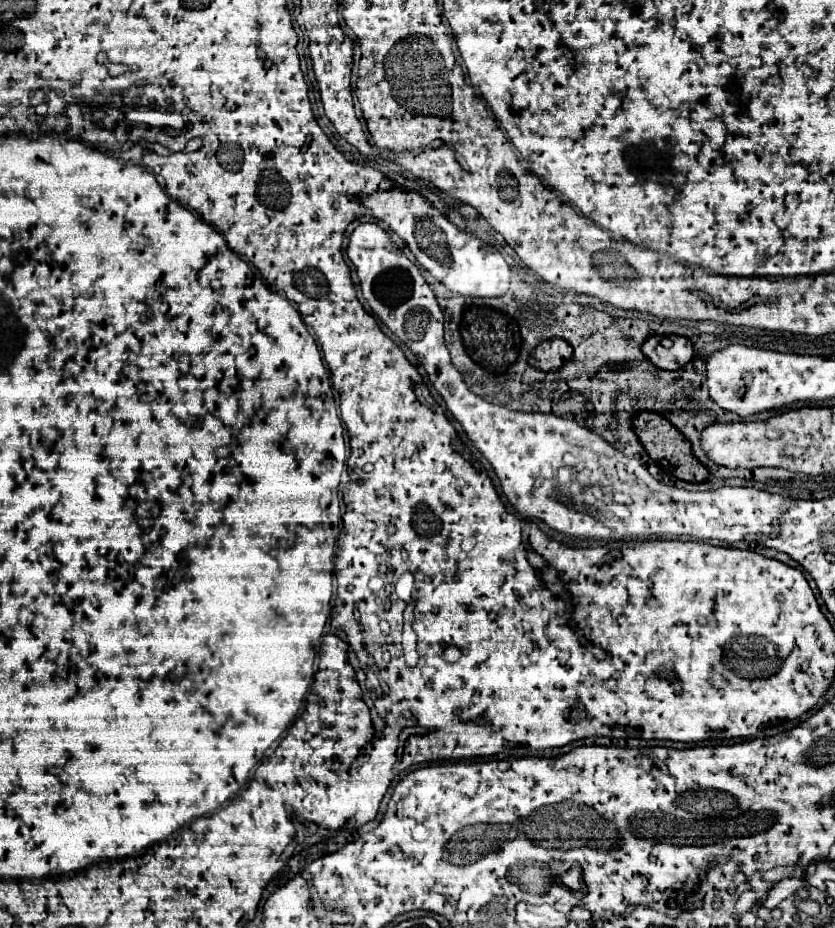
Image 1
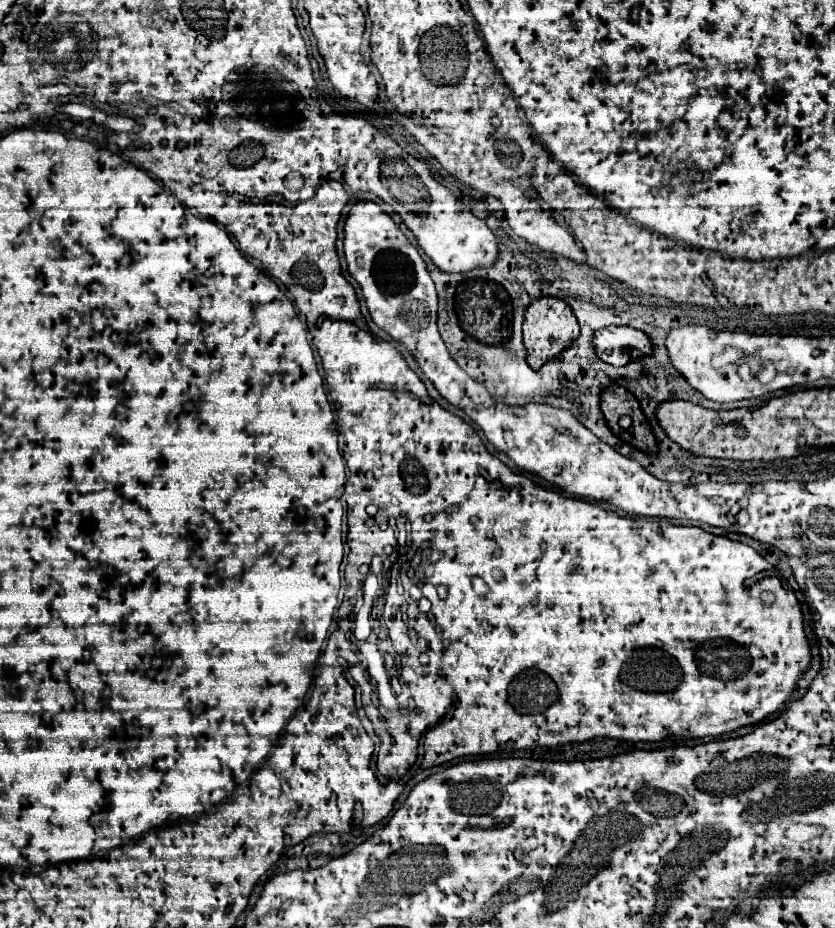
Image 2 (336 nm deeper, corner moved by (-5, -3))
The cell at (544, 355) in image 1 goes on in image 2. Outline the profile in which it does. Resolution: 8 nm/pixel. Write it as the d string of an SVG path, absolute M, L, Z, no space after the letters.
M543 295L527 307L525 323L523 323L523 343L527 349L527 363L533 369L539 369L547 359L559 355L565 347L571 345L573 339L577 339L577 335L579 335L577 319L575 319L571 307L563 299Z

